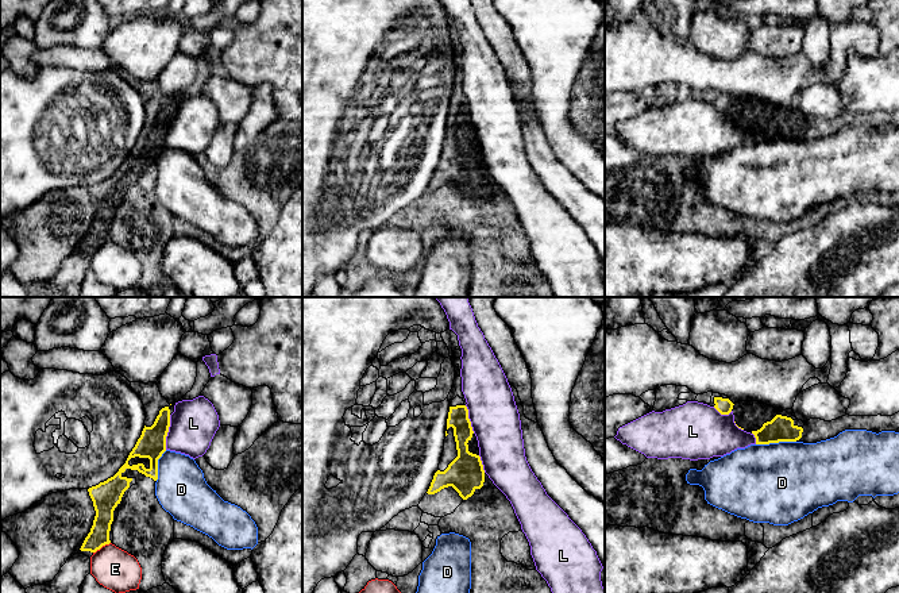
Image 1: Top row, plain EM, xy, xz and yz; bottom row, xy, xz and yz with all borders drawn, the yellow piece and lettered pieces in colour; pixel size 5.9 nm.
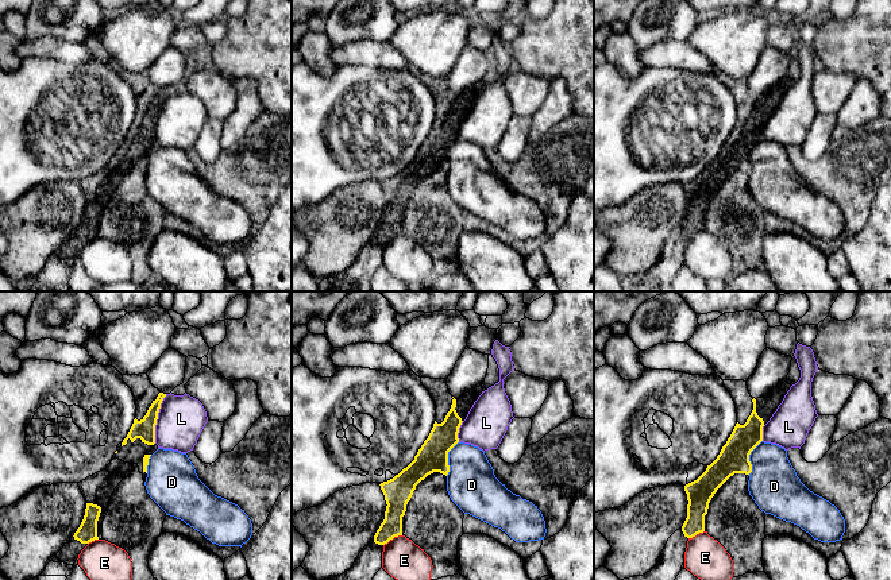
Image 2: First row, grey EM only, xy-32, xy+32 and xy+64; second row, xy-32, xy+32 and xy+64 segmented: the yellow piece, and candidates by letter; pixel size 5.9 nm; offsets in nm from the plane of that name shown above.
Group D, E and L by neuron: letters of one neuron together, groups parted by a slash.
D / E / L

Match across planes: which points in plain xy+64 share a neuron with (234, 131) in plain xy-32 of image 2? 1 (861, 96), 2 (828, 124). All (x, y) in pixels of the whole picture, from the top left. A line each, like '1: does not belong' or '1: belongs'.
1: belongs
2: does not belong

